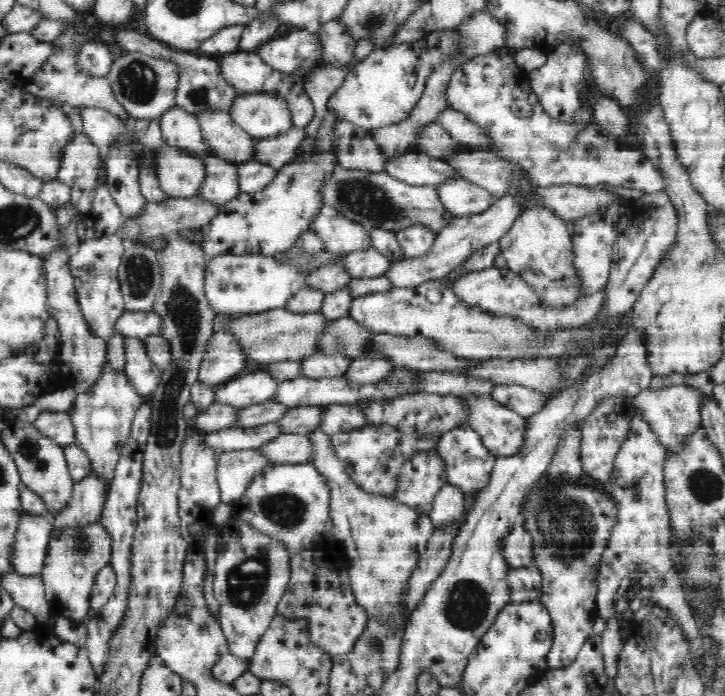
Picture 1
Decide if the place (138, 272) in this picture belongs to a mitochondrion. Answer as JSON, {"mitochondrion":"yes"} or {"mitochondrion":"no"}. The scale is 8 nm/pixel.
{"mitochondrion":"yes"}

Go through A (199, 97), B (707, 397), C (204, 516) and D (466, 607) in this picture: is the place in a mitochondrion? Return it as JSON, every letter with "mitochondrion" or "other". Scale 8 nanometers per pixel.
{"A":"mitochondrion","B":"other","C":"other","D":"mitochondrion"}

